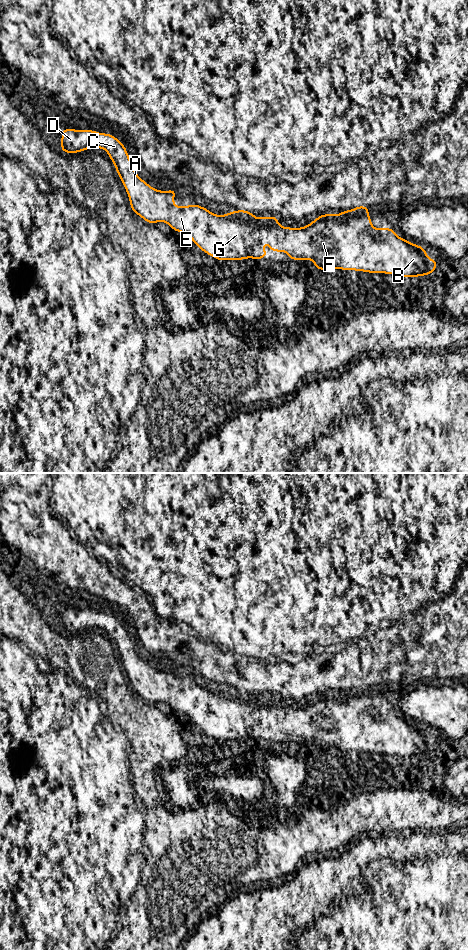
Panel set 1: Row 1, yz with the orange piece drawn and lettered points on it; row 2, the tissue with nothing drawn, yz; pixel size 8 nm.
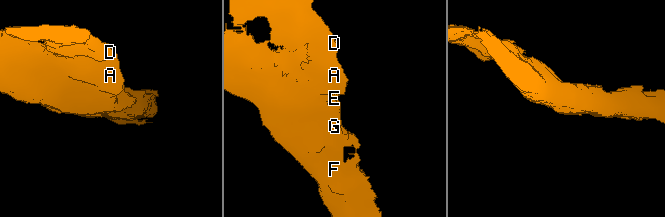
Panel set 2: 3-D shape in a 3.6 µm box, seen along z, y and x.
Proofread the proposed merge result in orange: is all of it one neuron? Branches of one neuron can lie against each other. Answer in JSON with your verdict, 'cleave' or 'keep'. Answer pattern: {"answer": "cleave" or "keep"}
{"answer": "keep"}

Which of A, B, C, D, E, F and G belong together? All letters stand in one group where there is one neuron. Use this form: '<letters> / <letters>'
A B C D E F G

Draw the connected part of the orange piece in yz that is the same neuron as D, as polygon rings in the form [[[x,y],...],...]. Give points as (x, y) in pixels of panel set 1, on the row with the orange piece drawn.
[[[72,128],[63,129],[61,134],[60,150],[65,153],[75,154],[95,148],[102,148],[108,153],[128,194],[130,208],[136,215],[149,224],[169,224],[173,232],[179,231],[189,236],[204,253],[219,261],[247,258],[259,261],[269,254],[263,250],[262,245],[269,244],[273,252],[287,252],[289,260],[313,260],[315,269],[318,270],[337,268],[412,278],[430,275],[436,270],[437,260],[426,256],[427,249],[398,237],[393,228],[373,228],[368,206],[356,206],[353,210],[343,210],[341,214],[321,214],[301,228],[281,227],[277,216],[257,219],[249,210],[234,210],[225,215],[216,215],[198,204],[175,206],[177,190],[157,190],[141,179],[125,145],[112,134]]]

